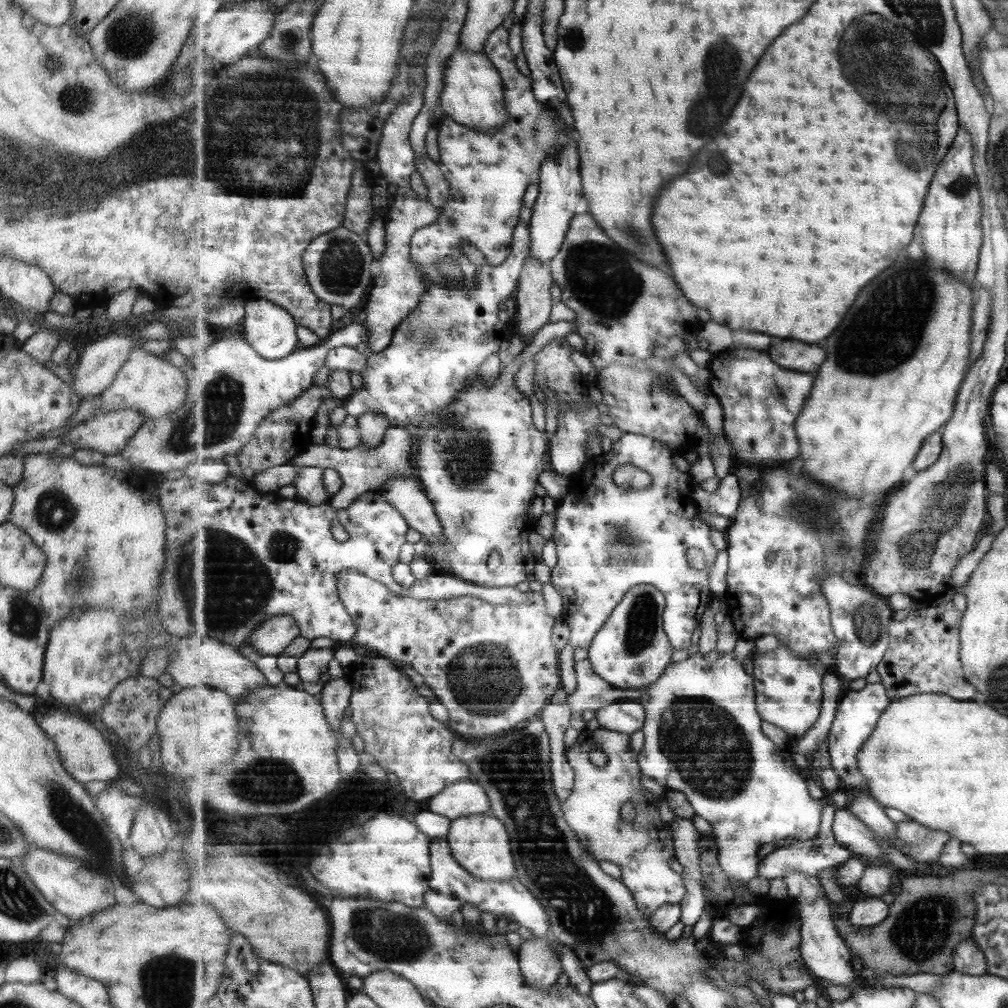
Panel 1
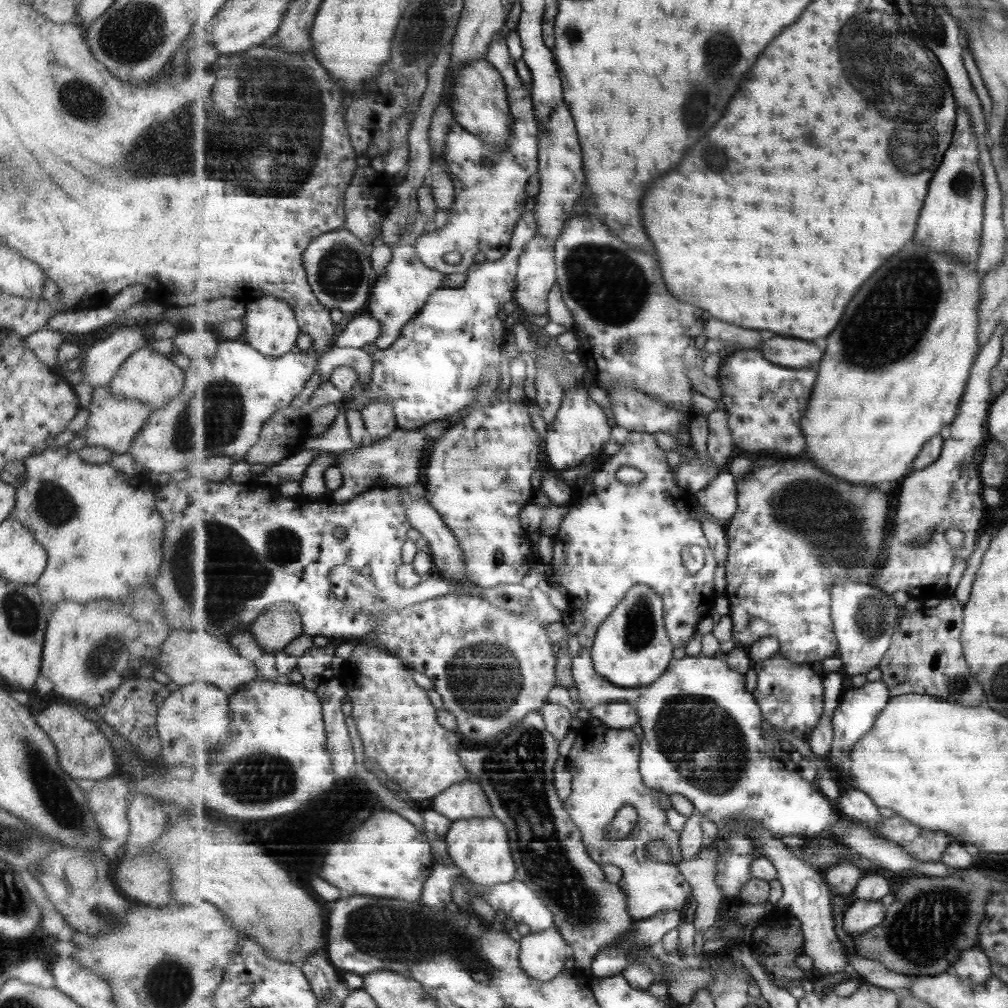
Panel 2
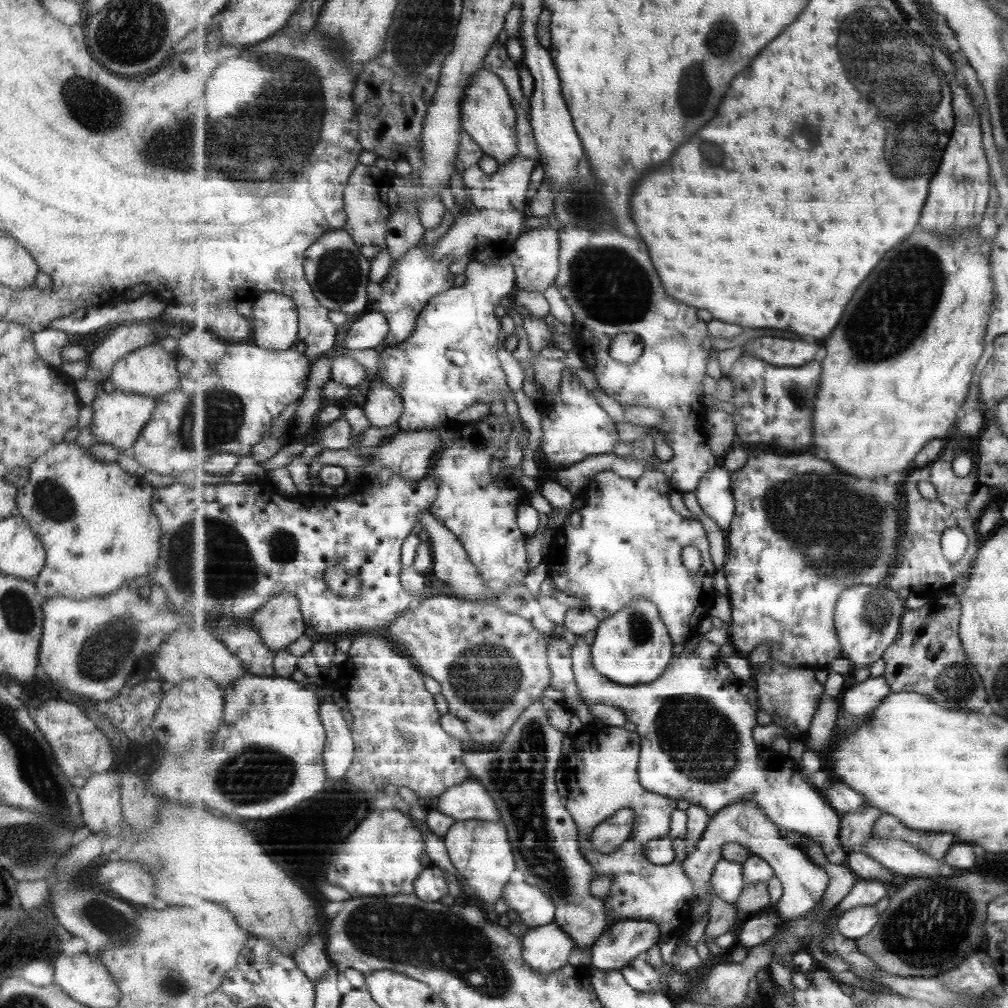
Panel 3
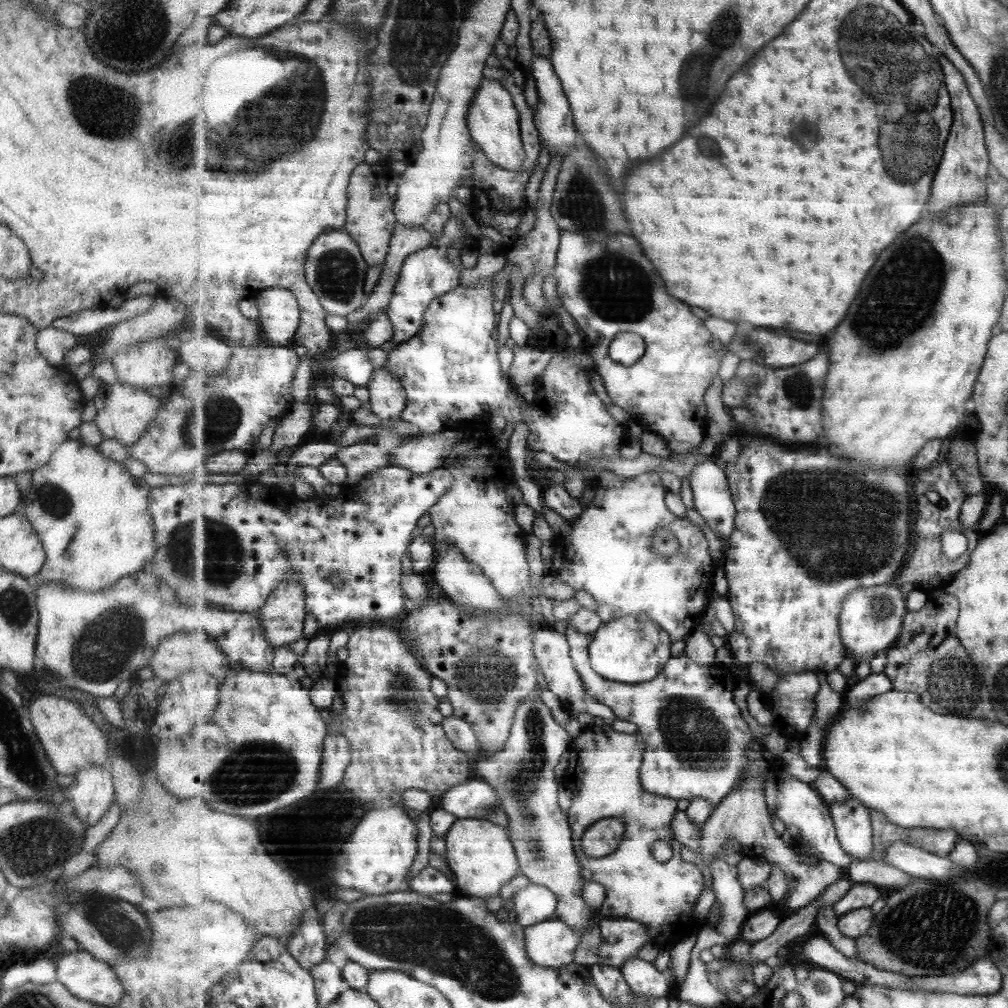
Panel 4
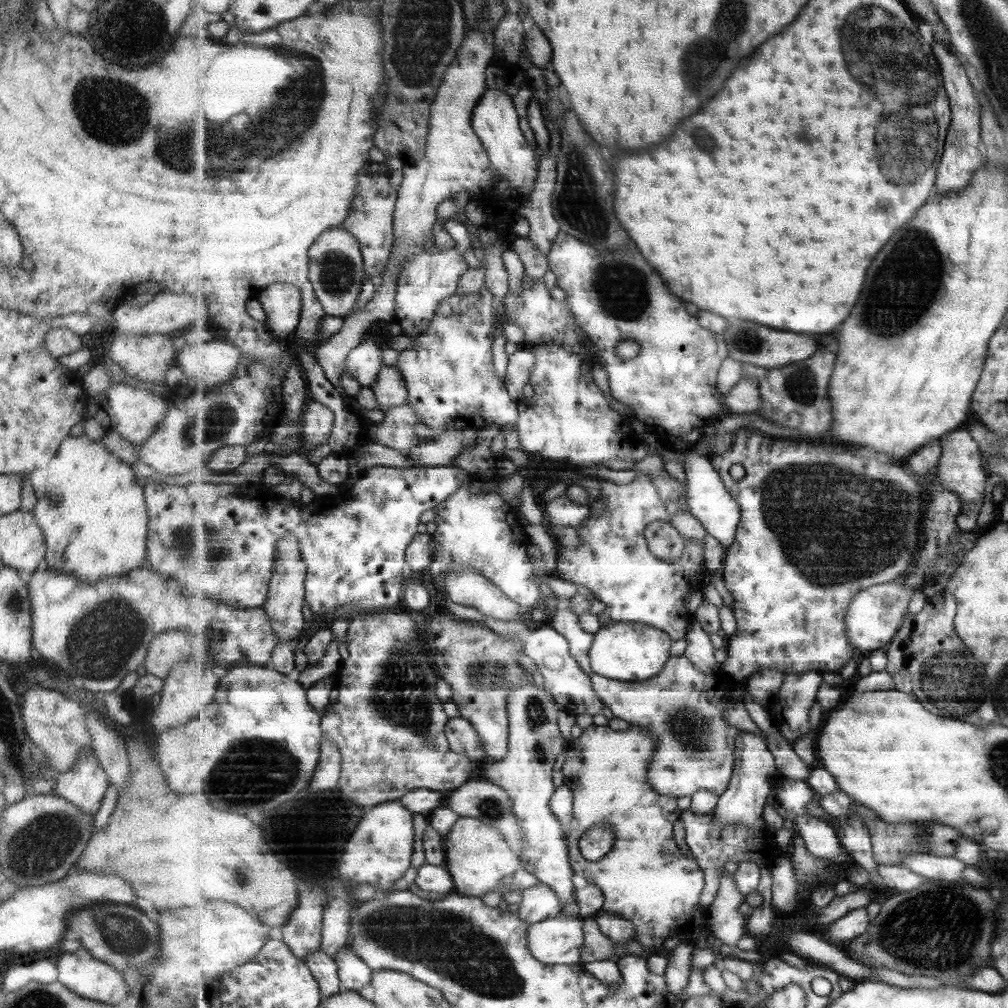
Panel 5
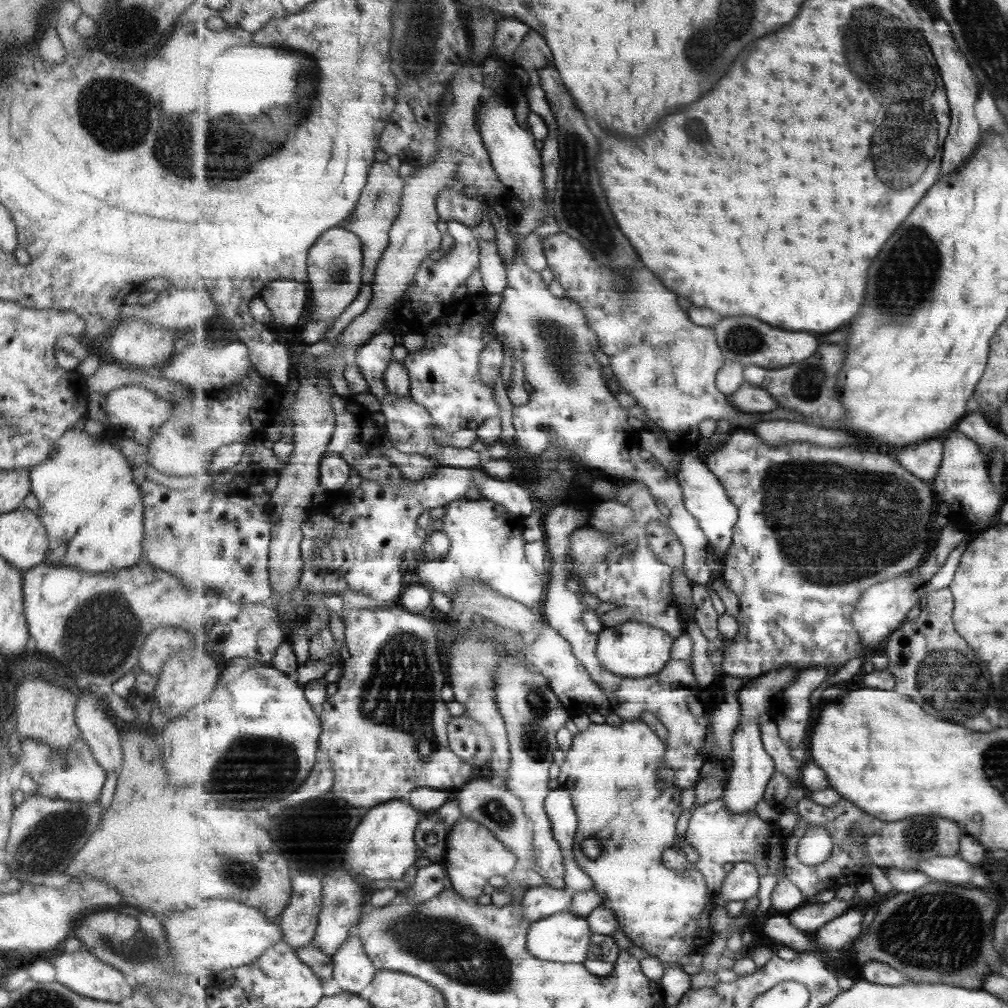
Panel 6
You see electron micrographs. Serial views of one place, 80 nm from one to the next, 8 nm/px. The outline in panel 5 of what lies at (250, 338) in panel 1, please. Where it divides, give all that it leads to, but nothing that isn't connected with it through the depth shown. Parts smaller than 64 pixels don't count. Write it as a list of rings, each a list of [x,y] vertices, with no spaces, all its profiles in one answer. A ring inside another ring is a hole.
[[[275,283],[263,289],[257,298],[268,314],[265,323],[275,336],[297,332],[303,310],[302,290],[291,283]]]

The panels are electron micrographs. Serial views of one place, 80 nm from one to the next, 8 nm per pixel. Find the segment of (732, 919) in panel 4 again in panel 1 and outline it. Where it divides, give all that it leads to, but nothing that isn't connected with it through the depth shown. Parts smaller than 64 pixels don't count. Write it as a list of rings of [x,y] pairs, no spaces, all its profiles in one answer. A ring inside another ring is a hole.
[[[696,652],[683,661],[671,663],[654,685],[641,689],[614,687],[594,671],[589,658],[575,661],[574,670],[577,687],[567,697],[567,704],[573,710],[574,726],[567,731],[566,750],[579,741],[579,732],[585,728],[579,718],[585,710],[596,712],[608,704],[620,702],[643,704],[646,710],[642,728],[645,741],[643,750],[637,756],[640,769],[665,790],[684,793],[695,813],[711,824],[714,840],[718,844],[720,865],[729,878],[747,884],[758,876],[759,863],[772,843],[785,838],[806,841],[819,834],[826,802],[809,794],[805,774],[798,770],[792,757],[787,760],[789,752],[784,749],[781,753],[783,748],[763,734],[754,677],[745,672],[743,664],[733,657],[732,652],[723,654],[713,662],[706,655]]]

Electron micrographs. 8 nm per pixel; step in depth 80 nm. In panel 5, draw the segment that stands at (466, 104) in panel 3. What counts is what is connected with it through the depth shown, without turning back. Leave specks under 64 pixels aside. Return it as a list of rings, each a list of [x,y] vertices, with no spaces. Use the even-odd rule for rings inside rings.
[[[489,88],[475,109],[473,126],[475,134],[478,134],[479,140],[487,149],[494,170],[500,172],[521,196],[529,198],[527,194],[532,194],[541,176],[538,174],[534,148],[520,127],[520,116],[514,98],[502,90]]]

